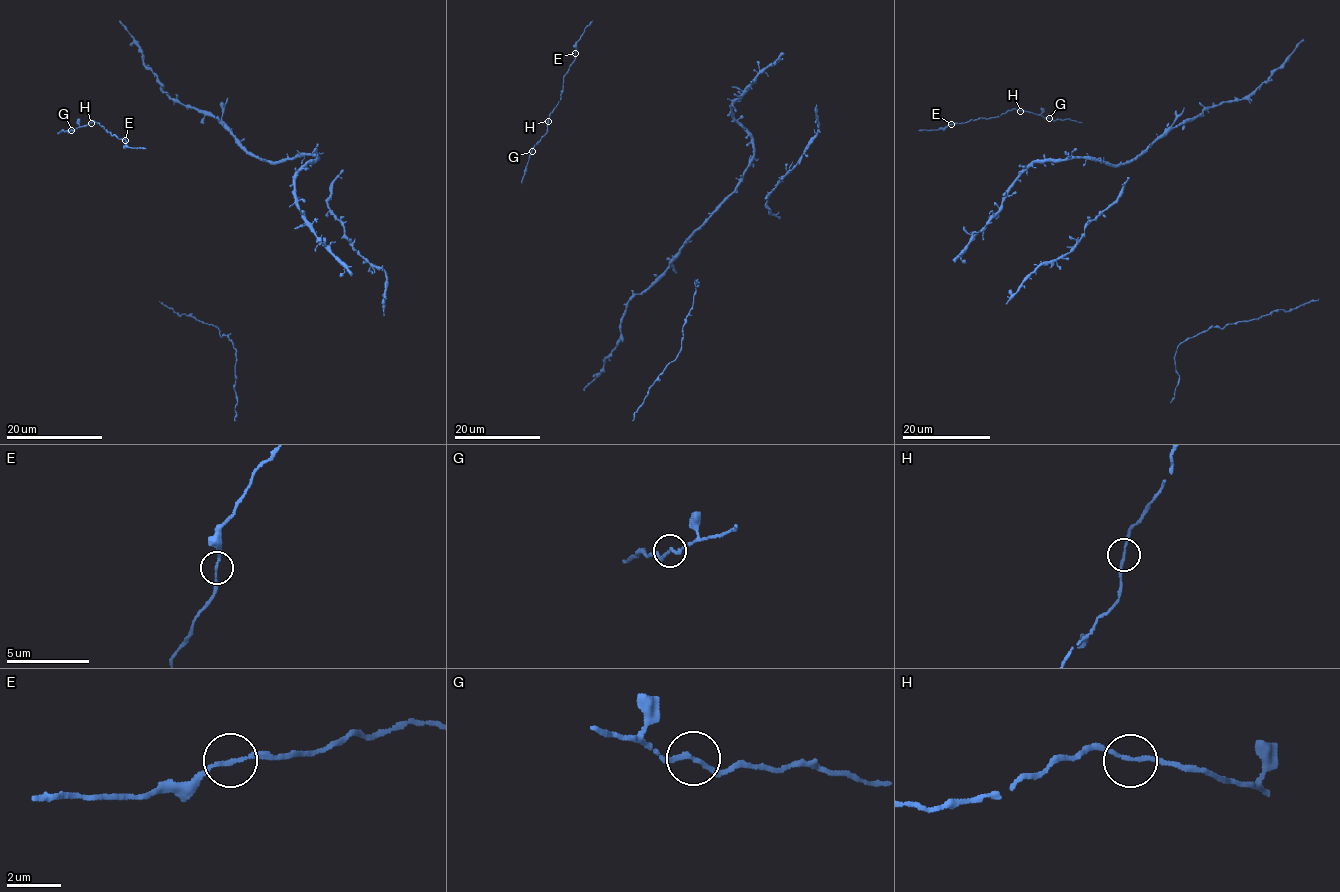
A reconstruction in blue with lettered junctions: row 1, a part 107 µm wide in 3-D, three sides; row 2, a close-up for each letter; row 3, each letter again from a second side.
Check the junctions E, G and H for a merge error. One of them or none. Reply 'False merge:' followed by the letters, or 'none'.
False merge: none

